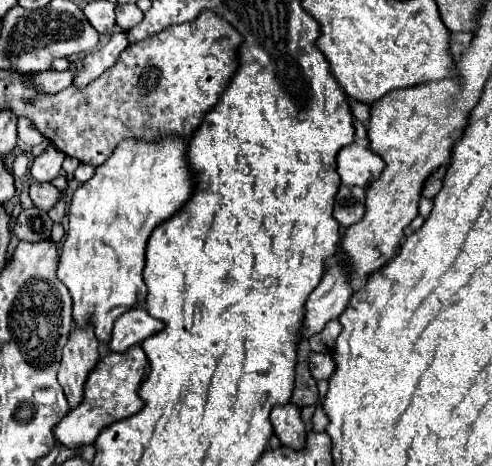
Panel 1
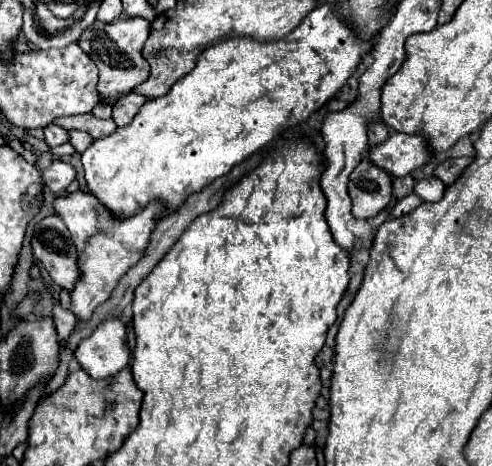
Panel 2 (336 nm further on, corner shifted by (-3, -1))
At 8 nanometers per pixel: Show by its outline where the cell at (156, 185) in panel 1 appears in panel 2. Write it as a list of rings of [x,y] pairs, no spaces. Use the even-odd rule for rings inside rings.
[[[331,5],[315,7],[303,23],[291,31],[291,35],[275,43],[257,43],[253,39],[239,37],[207,47],[207,51],[199,55],[195,69],[179,79],[167,95],[147,101],[127,127],[117,129],[109,137],[95,139],[87,147],[81,161],[89,193],[93,193],[97,201],[119,221],[137,215],[151,201],[163,203],[163,213],[157,215],[157,221],[165,219],[183,207],[189,195],[203,191],[207,183],[227,175],[235,165],[269,145],[279,131],[303,123],[311,113],[321,109],[353,75],[361,53],[369,49],[371,43],[359,41],[347,23],[333,17]]]

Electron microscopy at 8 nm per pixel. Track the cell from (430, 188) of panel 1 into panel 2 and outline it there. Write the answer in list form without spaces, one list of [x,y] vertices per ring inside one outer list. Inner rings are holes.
[[[471,157],[445,159],[445,161],[441,161],[441,163],[435,167],[433,175],[435,175],[437,179],[441,179],[445,185],[451,185],[451,183],[455,183],[455,179],[463,173],[463,169],[465,169],[471,161],[473,161]]]

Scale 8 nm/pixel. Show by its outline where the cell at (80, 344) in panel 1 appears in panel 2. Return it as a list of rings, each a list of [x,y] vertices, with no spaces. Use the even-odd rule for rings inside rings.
[[[87,191],[61,195],[55,199],[53,207],[55,207],[55,213],[67,225],[71,233],[71,241],[75,243],[75,249],[77,249],[79,281],[71,291],[69,309],[77,317],[77,321],[87,321],[93,315],[93,311],[109,299],[111,291],[115,289],[119,279],[127,273],[127,269],[133,267],[133,263],[137,263],[143,257],[145,247],[149,243],[149,235],[155,229],[155,213],[159,213],[161,207],[157,203],[151,203],[151,207],[147,207],[145,211],[125,221],[117,221]]]

